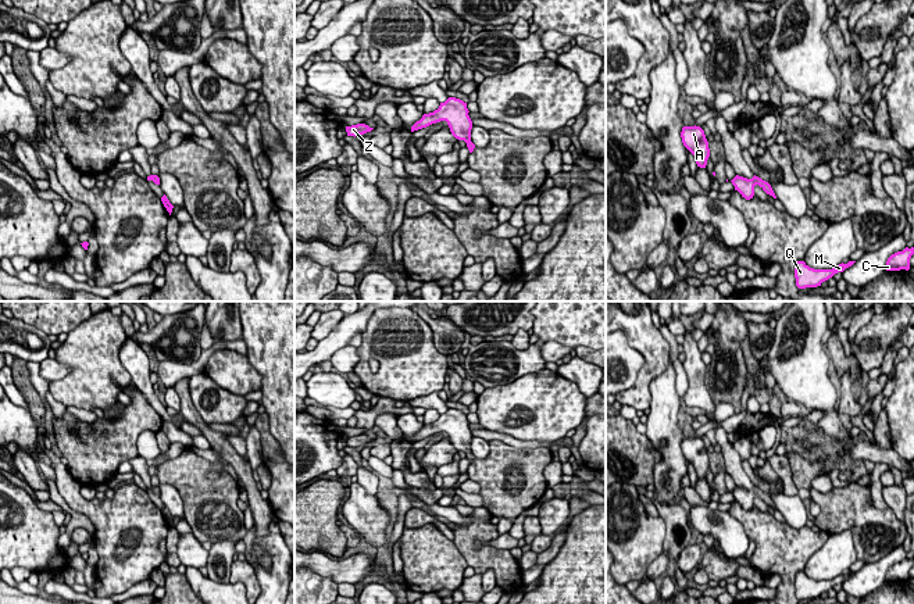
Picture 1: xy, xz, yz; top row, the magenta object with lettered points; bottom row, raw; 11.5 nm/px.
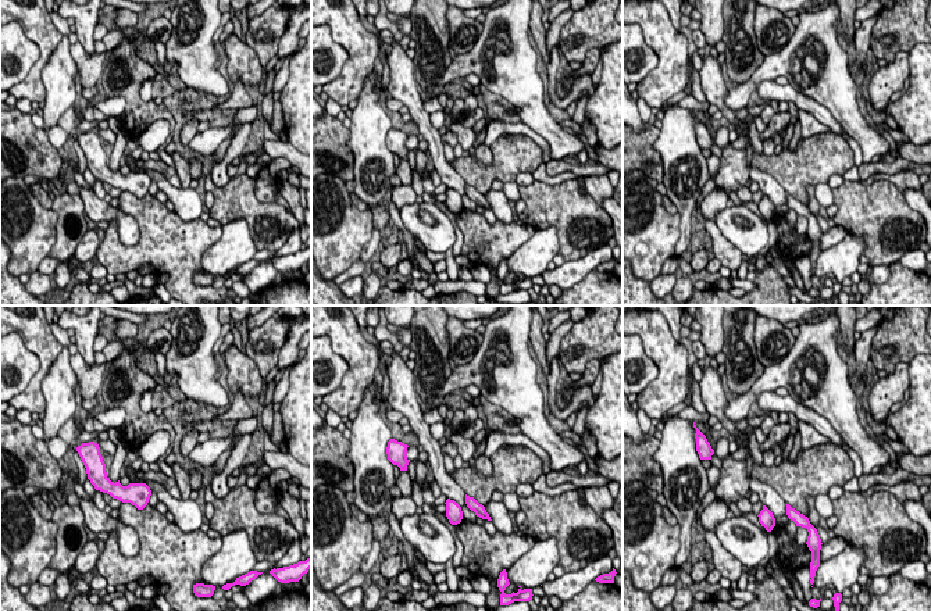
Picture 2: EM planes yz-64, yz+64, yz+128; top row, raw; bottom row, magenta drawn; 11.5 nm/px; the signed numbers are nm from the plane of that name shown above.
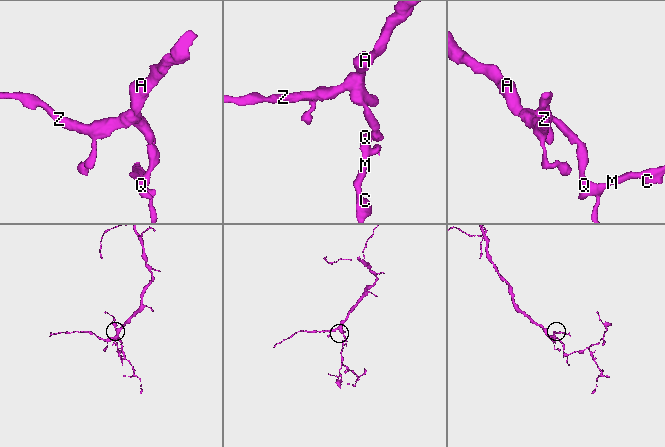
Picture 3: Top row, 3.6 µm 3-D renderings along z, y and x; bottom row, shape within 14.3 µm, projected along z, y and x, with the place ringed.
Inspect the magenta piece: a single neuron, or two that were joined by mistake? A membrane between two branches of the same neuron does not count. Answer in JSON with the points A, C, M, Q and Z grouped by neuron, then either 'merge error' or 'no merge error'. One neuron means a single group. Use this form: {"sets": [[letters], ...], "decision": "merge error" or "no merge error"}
{"sets": [["A", "C", "M", "Q", "Z"]], "decision": "no merge error"}

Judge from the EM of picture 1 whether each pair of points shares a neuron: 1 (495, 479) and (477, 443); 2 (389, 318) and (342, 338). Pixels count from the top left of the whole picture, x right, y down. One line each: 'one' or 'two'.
1: two
2: two

